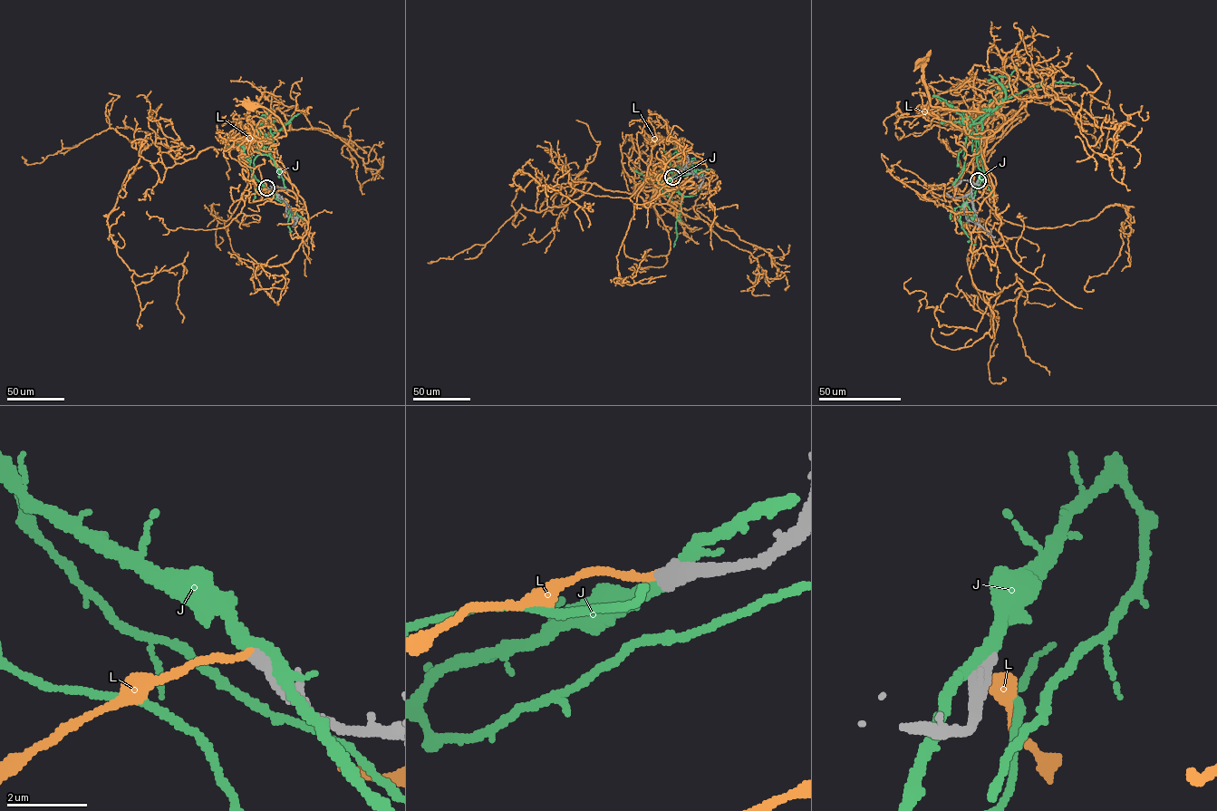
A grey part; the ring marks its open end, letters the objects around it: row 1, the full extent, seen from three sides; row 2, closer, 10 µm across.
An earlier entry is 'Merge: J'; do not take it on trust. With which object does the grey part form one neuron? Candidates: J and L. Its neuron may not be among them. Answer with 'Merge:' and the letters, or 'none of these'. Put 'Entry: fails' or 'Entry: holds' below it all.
Merge: none of these
Entry: fails

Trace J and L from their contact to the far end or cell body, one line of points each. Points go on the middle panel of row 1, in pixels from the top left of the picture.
J: (672, 177), (665, 180), (655, 178), (668, 179), (678, 192), (667, 189), (653, 180), (671, 198), (665, 183)
L: (672, 177), (654, 186), (653, 173), (635, 186), (633, 178), (646, 191), (665, 185), (691, 145), (652, 138)

